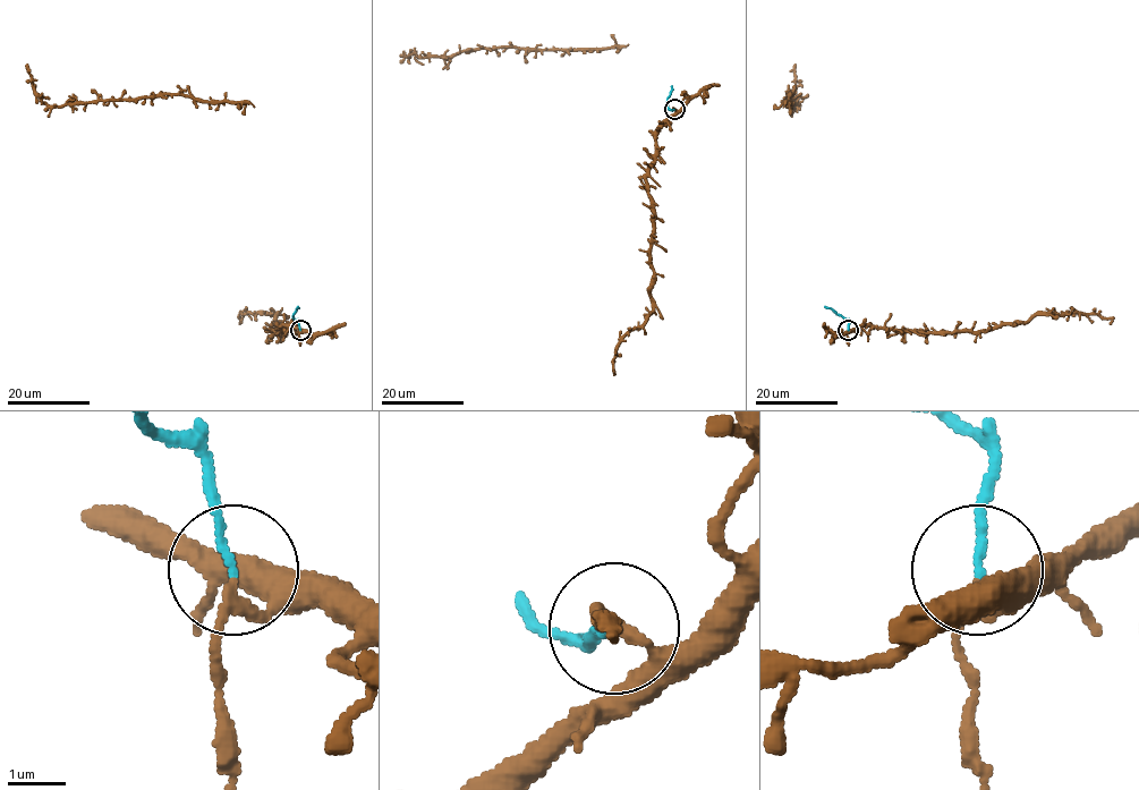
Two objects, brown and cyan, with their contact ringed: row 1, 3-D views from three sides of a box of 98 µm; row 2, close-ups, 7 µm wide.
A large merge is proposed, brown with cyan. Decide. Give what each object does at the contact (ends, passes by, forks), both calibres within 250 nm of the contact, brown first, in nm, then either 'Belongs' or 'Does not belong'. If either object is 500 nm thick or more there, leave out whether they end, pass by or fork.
At the ring brown passes by. At the ring cyan ends. Thickness 170 nm (brown) against 130 nm. Does not belong

